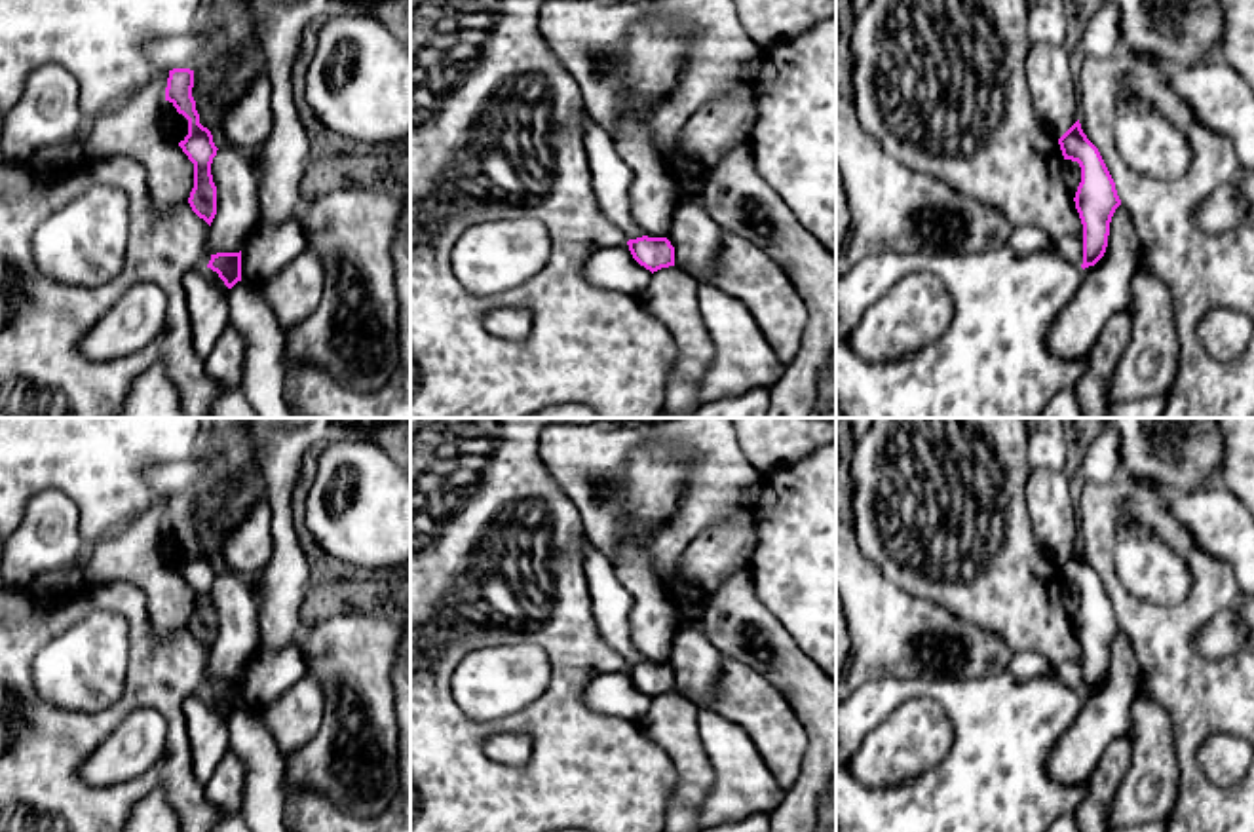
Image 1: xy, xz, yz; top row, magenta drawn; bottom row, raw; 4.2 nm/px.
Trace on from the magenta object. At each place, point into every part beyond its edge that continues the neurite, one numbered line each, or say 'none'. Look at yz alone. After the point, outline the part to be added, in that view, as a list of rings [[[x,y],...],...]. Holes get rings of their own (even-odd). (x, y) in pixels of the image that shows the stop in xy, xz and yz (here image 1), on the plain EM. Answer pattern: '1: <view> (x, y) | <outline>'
none

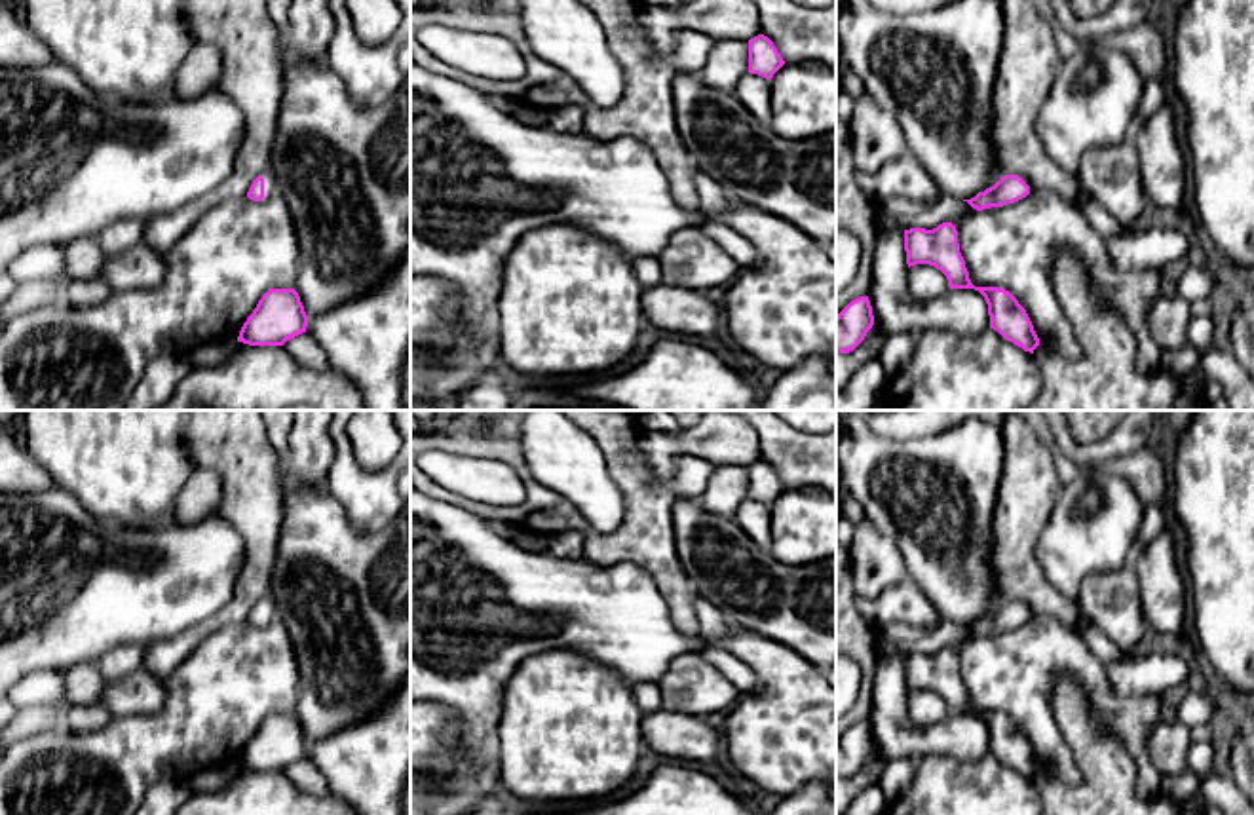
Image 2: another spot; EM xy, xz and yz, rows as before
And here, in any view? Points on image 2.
1: xy (270, 610) | [[[266,595],[262,598],[262,604],[264,604],[264,623],[262,623],[262,627],[266,627],[266,625],[270,625],[272,621],[277,619],[277,606],[276,606],[276,600],[270,595]]]

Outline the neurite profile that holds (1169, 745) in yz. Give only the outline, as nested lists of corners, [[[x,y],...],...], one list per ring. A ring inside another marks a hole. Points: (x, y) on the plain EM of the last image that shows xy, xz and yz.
[[[1159,720],[1151,730],[1148,750],[1161,775],[1178,775],[1189,769],[1188,754],[1193,739],[1189,728]]]

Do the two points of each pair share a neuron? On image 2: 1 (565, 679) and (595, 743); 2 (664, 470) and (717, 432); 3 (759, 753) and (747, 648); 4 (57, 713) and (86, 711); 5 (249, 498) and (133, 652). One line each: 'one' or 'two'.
1: one
2: one
3: one
4: two
5: two

